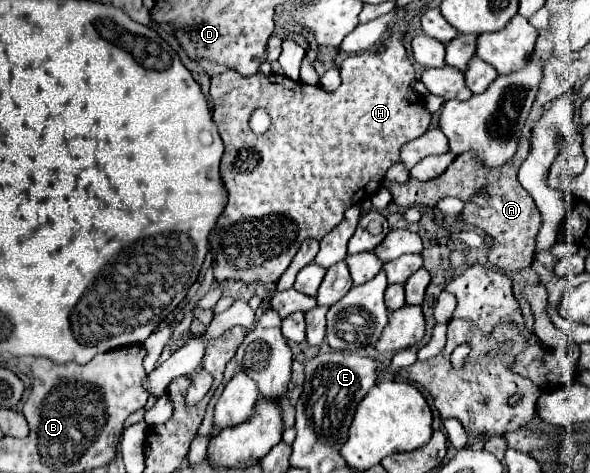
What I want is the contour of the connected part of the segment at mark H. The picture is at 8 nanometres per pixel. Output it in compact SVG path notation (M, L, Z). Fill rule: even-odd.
M401 33L389 35L383 41L383 45L379 45L375 51L365 51L365 53L357 53L357 55L347 57L341 63L341 79L343 81L341 81L339 89L333 91L333 93L323 91L319 85L307 85L307 83L293 81L293 79L289 79L285 75L277 75L277 73L265 75L261 71L255 73L253 77L243 77L237 71L229 69L229 71L225 71L221 75L215 75L211 79L209 93L211 93L211 99L213 99L213 119L215 119L215 125L217 125L219 133L221 133L221 139L225 143L225 153L223 153L223 161L221 161L221 177L223 177L223 183L225 183L225 187L229 191L229 203L227 203L223 215L219 217L217 227L211 231L211 237L209 237L211 253L213 253L213 259L215 259L215 265L213 265L215 283L223 283L227 279L241 279L245 283L251 283L251 281L277 283L277 279L289 267L291 259L297 255L303 239L317 239L317 241L321 241L333 227L337 227L341 223L343 213L345 213L345 209L349 205L353 205L353 203L357 205L367 195L373 195L379 189L387 169L399 159L401 145L421 137L429 129L431 113L423 107L423 97L419 93L415 93L415 89L413 89L415 69L413 69L413 63L409 61L409 57L407 57ZM255 109L265 109L269 113L269 117L271 117L271 127L263 135L255 135L251 131L251 127L249 127L249 119L251 119L251 113Z

